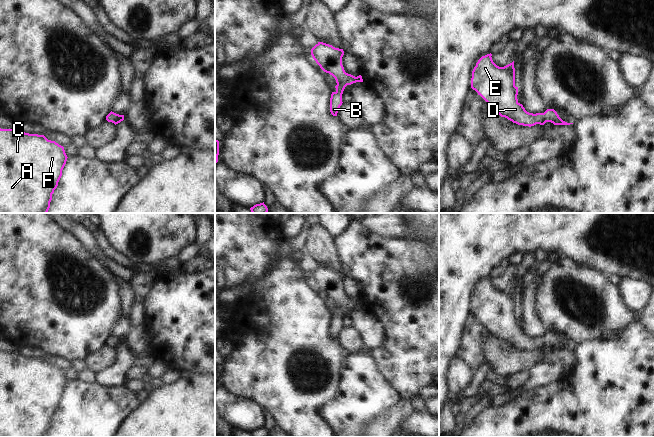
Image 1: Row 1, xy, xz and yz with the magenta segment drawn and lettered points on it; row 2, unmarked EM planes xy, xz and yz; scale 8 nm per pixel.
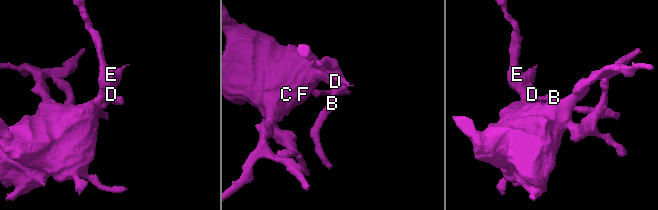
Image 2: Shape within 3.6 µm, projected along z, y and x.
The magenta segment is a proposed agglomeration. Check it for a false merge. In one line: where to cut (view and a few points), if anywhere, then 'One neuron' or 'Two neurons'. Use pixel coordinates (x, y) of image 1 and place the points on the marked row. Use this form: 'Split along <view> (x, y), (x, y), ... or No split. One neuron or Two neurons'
No split. One neuron

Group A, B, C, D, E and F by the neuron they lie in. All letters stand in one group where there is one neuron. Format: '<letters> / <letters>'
A B C D E F

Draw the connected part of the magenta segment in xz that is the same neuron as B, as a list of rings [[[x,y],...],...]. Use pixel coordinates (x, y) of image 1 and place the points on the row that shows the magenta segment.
[[[318,42],[311,49],[311,55],[320,68],[324,72],[332,75],[336,80],[336,91],[332,92],[330,98],[330,112],[333,116],[337,116],[338,110],[343,103],[342,94],[345,87],[356,82],[363,82],[362,76],[359,75],[355,77],[345,72],[342,65],[343,49]]]

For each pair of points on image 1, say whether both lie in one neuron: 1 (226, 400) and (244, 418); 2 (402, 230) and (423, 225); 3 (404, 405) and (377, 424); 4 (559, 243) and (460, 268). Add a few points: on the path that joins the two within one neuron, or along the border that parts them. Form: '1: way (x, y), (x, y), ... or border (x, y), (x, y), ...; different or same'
1: way (230, 404), (240, 414); same
2: border (406, 223), (412, 232); different
3: way (397, 412), (384, 424); same
4: way (534, 240), (492, 240), (485, 247); same

